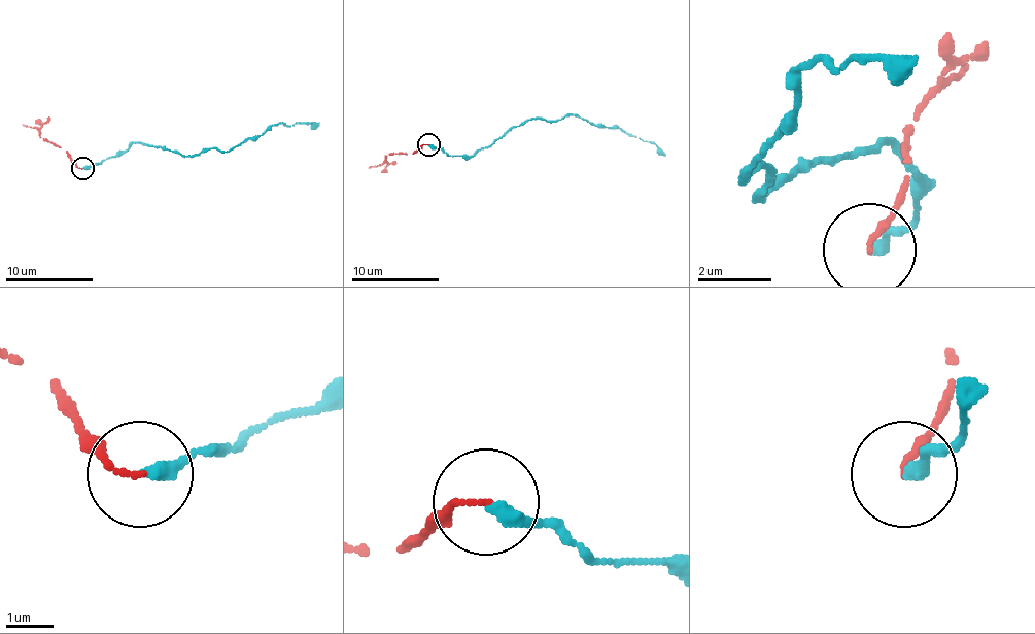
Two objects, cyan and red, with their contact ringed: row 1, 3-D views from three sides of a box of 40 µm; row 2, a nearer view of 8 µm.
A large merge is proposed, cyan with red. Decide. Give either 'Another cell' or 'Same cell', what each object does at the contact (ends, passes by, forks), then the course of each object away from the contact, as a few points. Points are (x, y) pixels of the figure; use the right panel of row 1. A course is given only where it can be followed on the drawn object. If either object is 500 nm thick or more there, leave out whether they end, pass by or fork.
Same cell. At the ring cyan ends. At the ring red ends. Course of cyan: (872, 247), (919, 210), (891, 145), (761, 201), (761, 164), (743, 182), (798, 118), (798, 71), (919, 53). Course of red: (872, 247), (909, 173), (909, 127), (956, 80), (965, 62)

